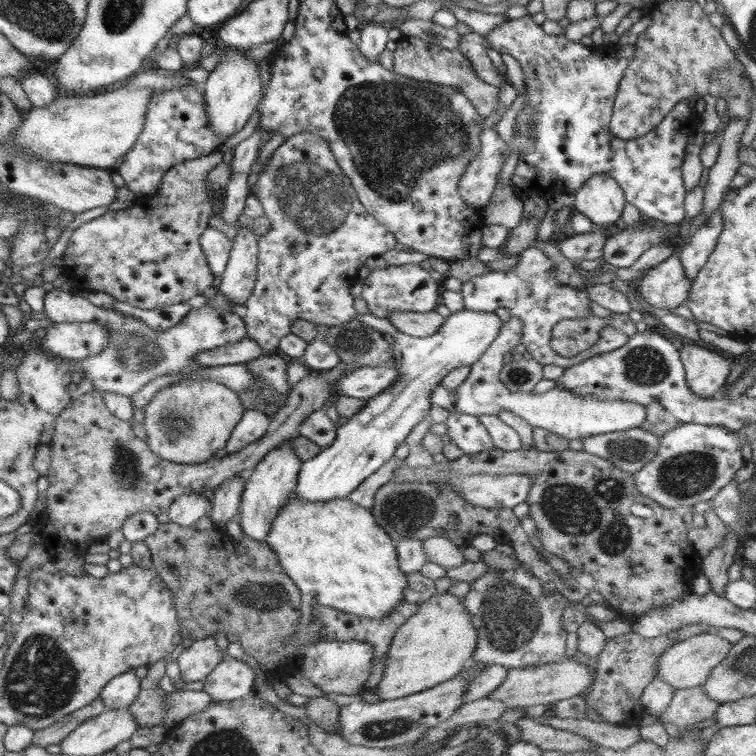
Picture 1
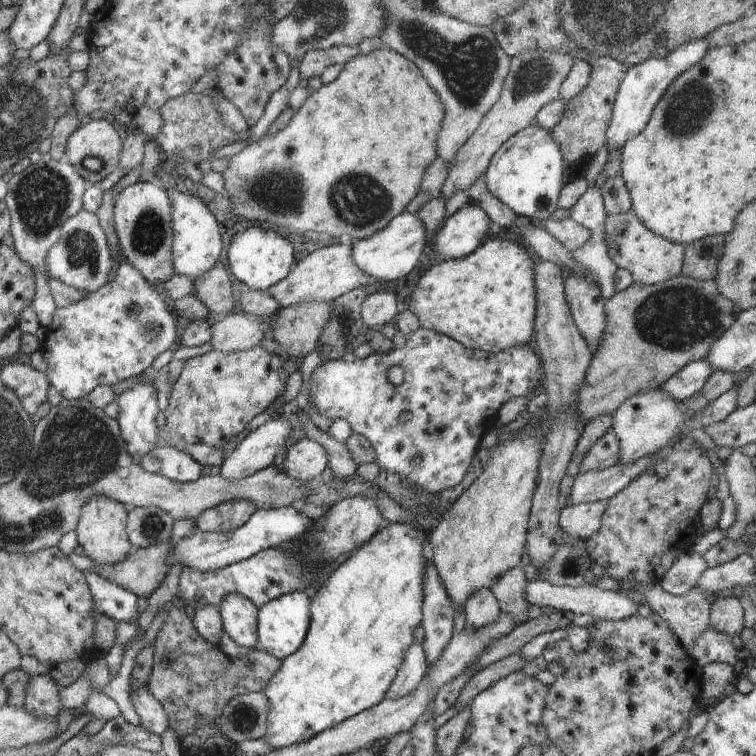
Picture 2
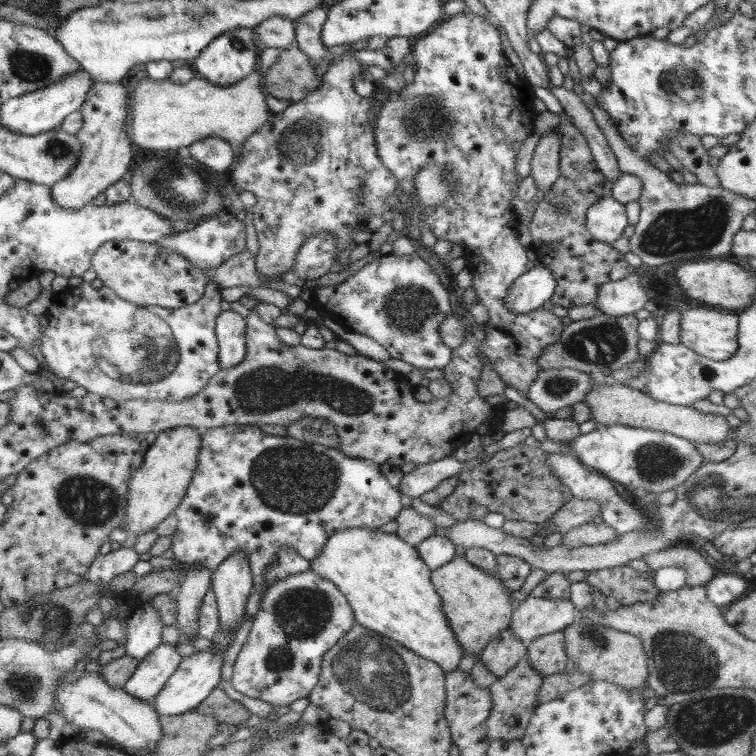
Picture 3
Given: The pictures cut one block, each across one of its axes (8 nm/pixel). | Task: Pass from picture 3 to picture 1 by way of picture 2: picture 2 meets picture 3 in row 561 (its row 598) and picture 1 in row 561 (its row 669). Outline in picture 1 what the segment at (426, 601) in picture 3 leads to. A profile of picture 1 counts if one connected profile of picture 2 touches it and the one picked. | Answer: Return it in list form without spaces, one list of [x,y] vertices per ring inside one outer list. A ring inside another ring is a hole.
[[[289,498],[289,504],[283,510],[279,510],[279,516],[275,516],[275,520],[271,522],[271,532],[267,534],[265,542],[273,546],[283,572],[301,592],[299,624],[303,626],[311,620],[311,610],[315,604],[329,606],[333,610],[369,620],[381,620],[395,608],[399,608],[399,604],[405,604],[403,592],[407,590],[407,574],[399,570],[395,542],[375,522],[369,508],[363,508],[351,500],[311,504],[301,502],[297,498]]]

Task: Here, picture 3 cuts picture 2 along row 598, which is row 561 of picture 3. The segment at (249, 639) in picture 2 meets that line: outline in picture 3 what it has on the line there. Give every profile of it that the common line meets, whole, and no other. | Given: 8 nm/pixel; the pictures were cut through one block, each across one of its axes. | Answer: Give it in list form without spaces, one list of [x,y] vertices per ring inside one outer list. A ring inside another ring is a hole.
[[[243,552],[227,556],[215,572],[211,572],[211,590],[217,600],[219,632],[235,632],[243,618],[247,598],[253,592],[253,576]]]

